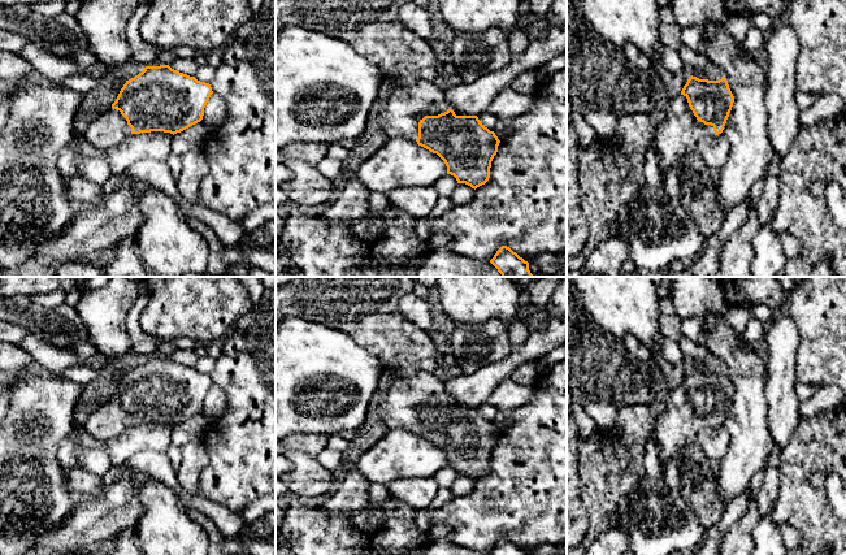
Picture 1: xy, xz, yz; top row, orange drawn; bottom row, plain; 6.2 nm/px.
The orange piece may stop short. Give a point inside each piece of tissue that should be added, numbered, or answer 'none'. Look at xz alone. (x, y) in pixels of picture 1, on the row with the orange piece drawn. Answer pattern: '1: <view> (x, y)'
1: xz (402, 108)

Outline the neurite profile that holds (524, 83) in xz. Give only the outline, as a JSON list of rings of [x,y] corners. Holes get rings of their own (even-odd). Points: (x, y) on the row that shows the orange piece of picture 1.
[[[526,70],[517,75],[512,81],[511,87],[520,94],[533,95],[538,87],[535,70]]]

